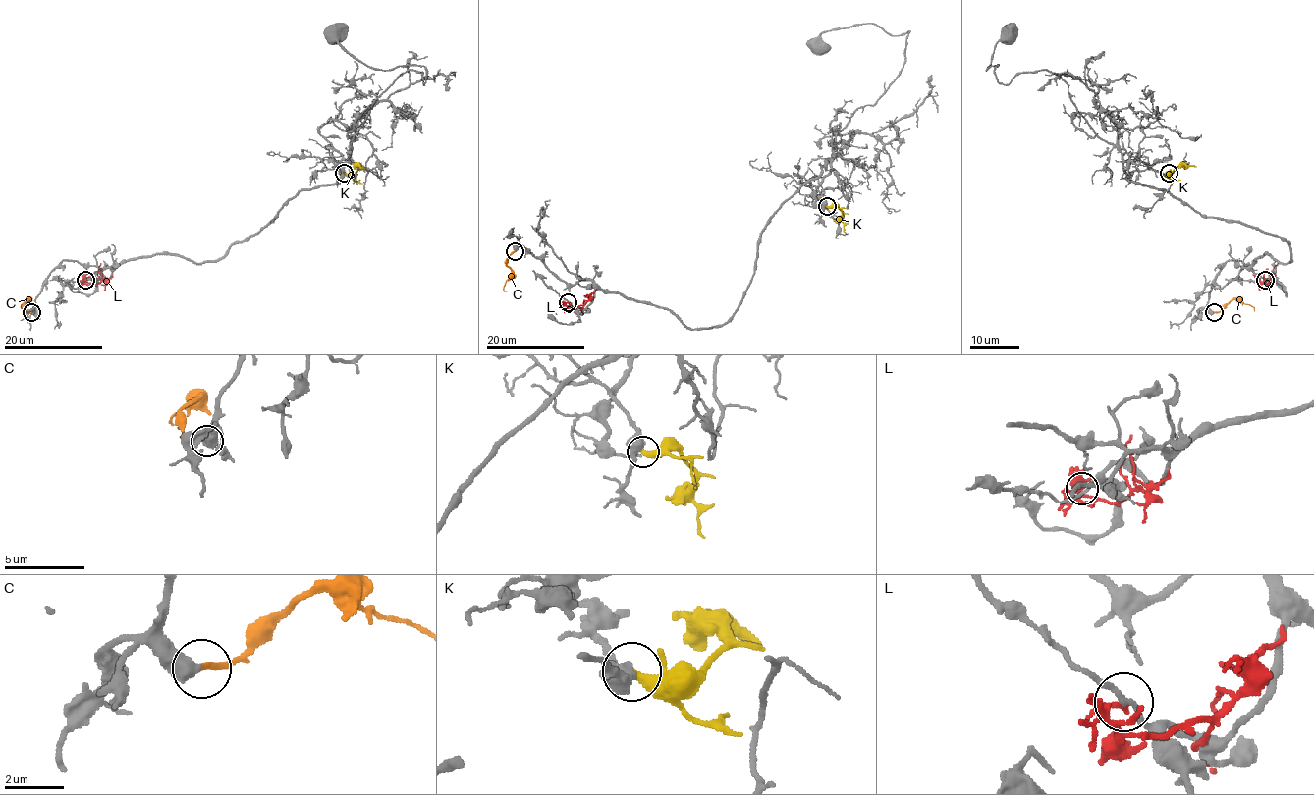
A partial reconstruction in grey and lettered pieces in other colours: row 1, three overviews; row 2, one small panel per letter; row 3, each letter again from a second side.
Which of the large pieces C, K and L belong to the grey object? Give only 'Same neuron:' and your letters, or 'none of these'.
Same neuron: C

